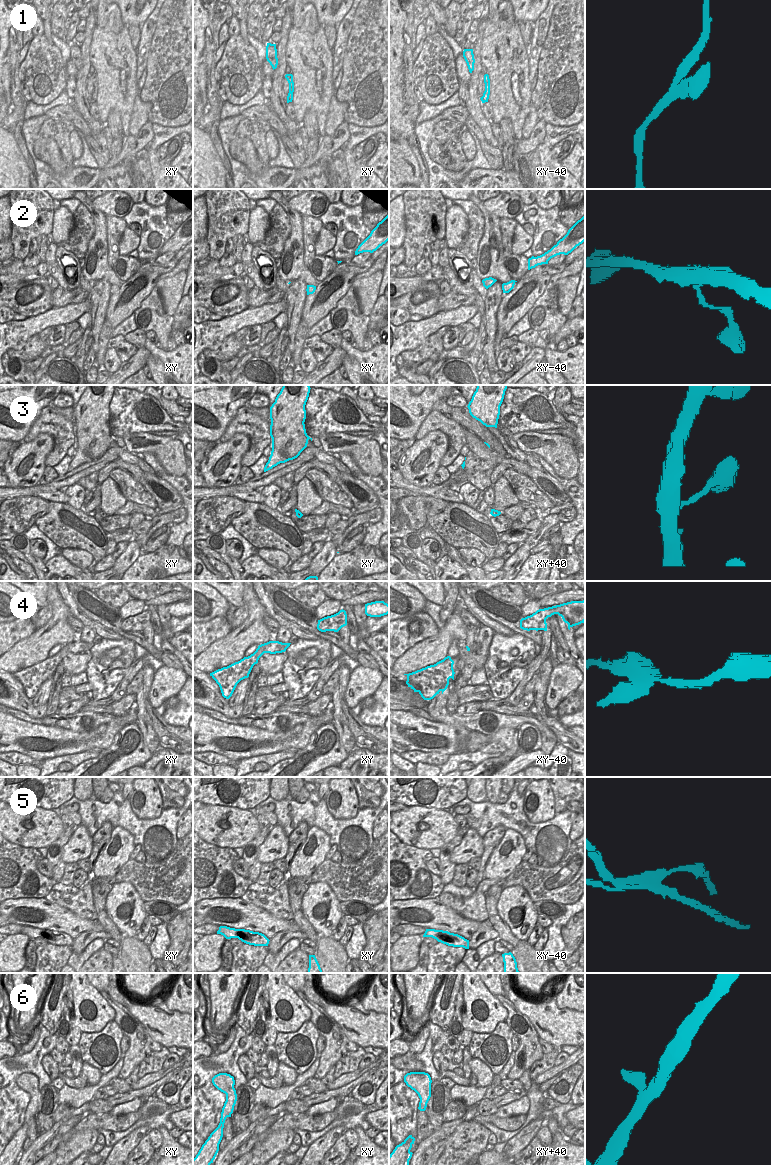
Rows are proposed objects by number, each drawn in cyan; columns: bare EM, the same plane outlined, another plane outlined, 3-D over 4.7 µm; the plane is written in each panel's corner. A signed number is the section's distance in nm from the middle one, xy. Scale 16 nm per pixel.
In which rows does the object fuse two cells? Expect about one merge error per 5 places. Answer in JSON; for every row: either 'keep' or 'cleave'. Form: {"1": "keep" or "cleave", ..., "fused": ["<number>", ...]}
{"1": "keep", "2": "keep", "3": "keep", "4": "keep", "5": "cleave", "6": "keep", "fused": ["5"]}

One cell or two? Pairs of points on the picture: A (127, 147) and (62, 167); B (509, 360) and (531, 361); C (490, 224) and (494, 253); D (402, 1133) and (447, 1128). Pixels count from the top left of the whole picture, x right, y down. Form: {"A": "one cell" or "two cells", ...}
{"A": "two cells", "B": "two cells", "C": "one cell", "D": "two cells"}

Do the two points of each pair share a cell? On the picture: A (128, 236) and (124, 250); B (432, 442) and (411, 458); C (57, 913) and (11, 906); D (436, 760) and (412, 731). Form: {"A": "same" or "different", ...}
{"A": "same", "B": "same", "C": "same", "D": "different"}

